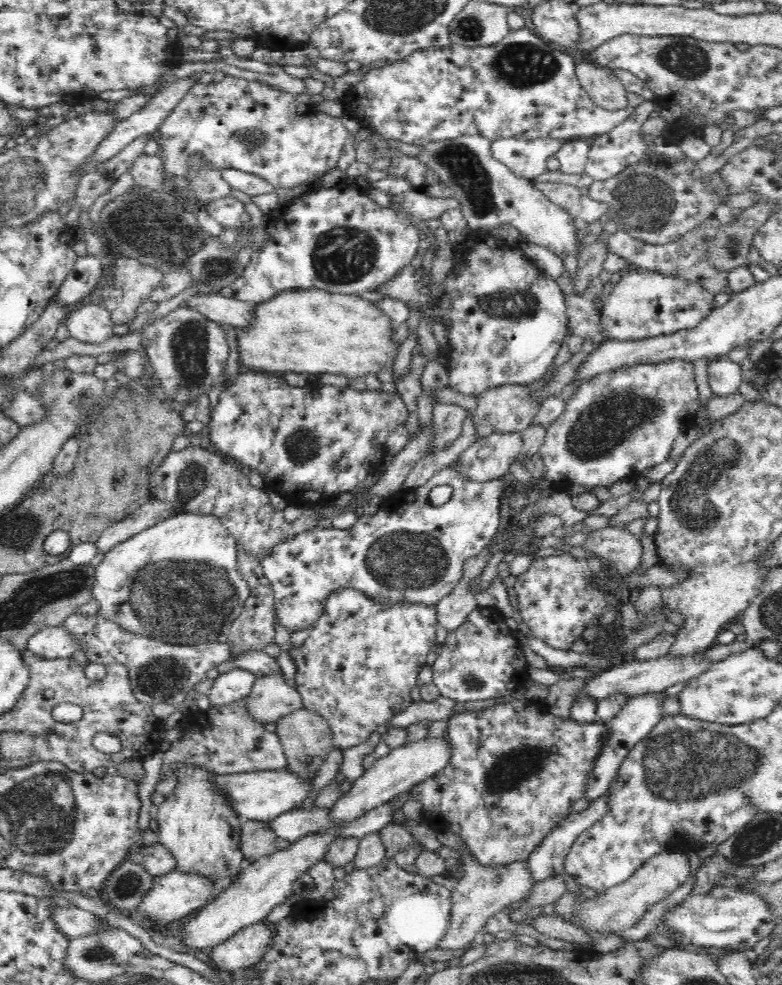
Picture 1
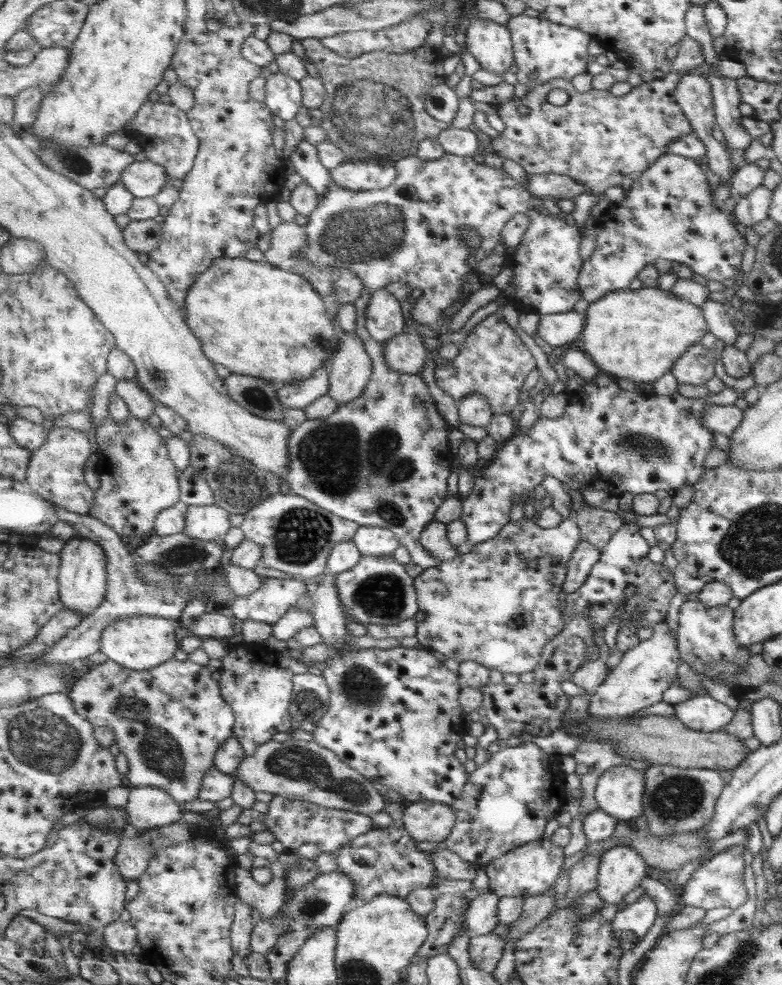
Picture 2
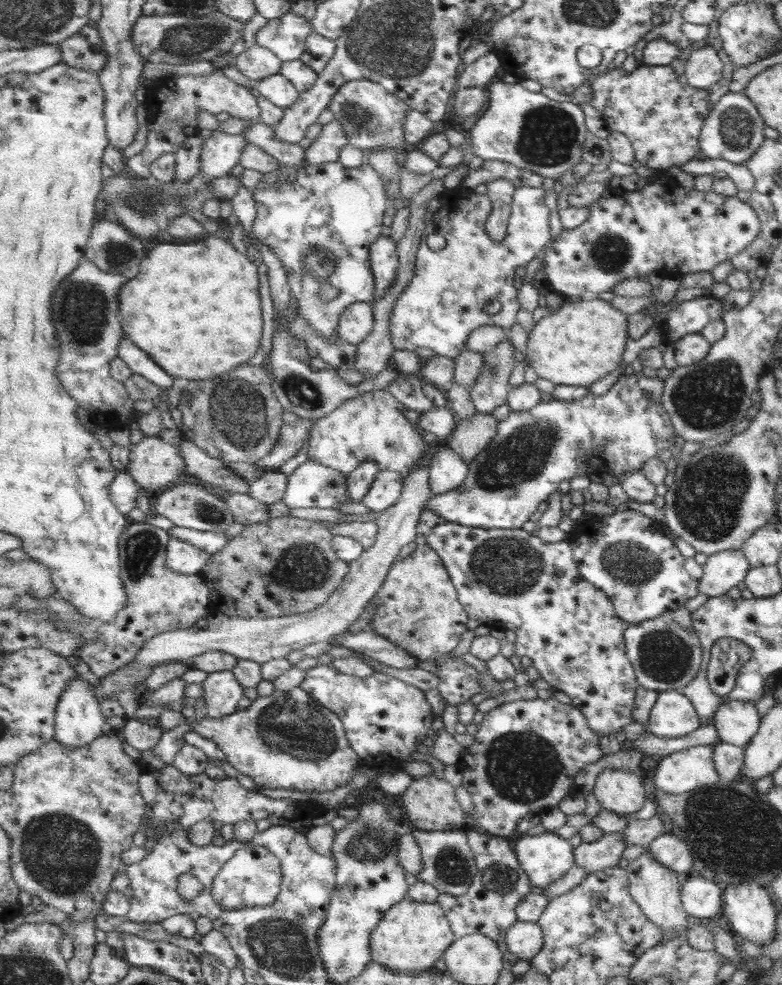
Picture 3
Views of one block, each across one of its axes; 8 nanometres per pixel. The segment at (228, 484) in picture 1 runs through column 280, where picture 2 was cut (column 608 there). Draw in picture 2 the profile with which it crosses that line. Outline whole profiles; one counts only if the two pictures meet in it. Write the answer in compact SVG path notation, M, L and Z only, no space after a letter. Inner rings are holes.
M584 505L577 513L572 511L571 518L580 526L581 541L589 541L602 552L625 522L609 510Z

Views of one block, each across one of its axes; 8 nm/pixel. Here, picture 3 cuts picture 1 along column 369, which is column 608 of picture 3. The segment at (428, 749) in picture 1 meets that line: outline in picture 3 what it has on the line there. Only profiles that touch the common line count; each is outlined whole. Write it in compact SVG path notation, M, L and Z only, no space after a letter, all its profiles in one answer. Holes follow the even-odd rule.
M605 768L597 778L593 798L606 812L633 820L647 800L647 790L641 779L641 773Z

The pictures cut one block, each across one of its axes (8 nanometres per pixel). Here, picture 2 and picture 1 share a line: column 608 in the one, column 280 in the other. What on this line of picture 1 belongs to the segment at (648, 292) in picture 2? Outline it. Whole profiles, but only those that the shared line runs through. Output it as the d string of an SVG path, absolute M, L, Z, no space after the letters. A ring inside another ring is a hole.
M320 289L288 291L274 296L268 302L256 306L256 320L252 326L239 331L237 342L240 362L250 370L275 372L307 372L312 377L320 374L344 374L348 380L378 374L382 368L394 364L402 344L394 340L392 317L380 309L374 301L364 300L358 295L332 294Z

